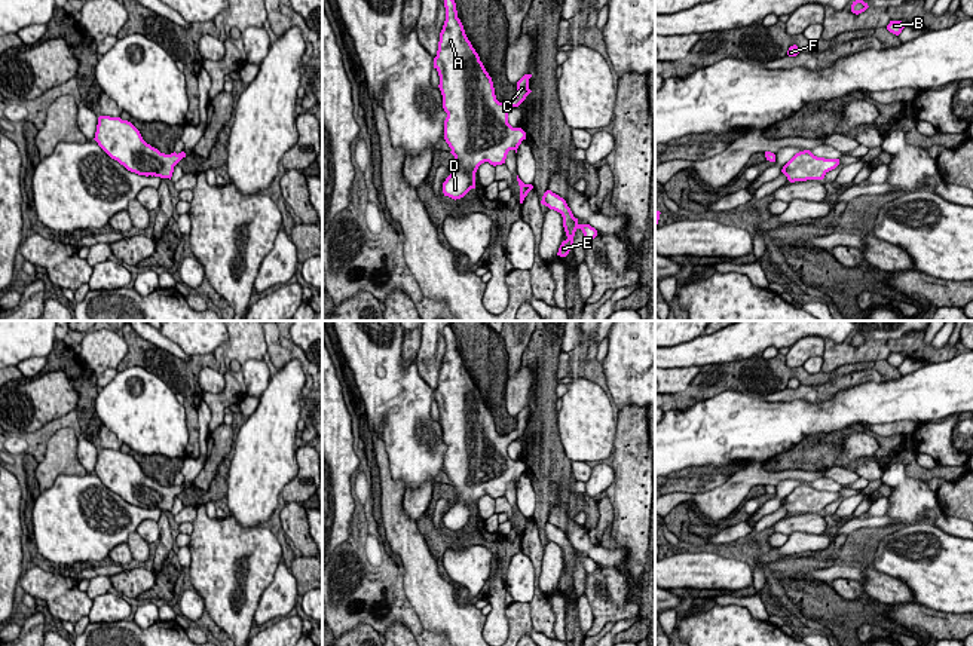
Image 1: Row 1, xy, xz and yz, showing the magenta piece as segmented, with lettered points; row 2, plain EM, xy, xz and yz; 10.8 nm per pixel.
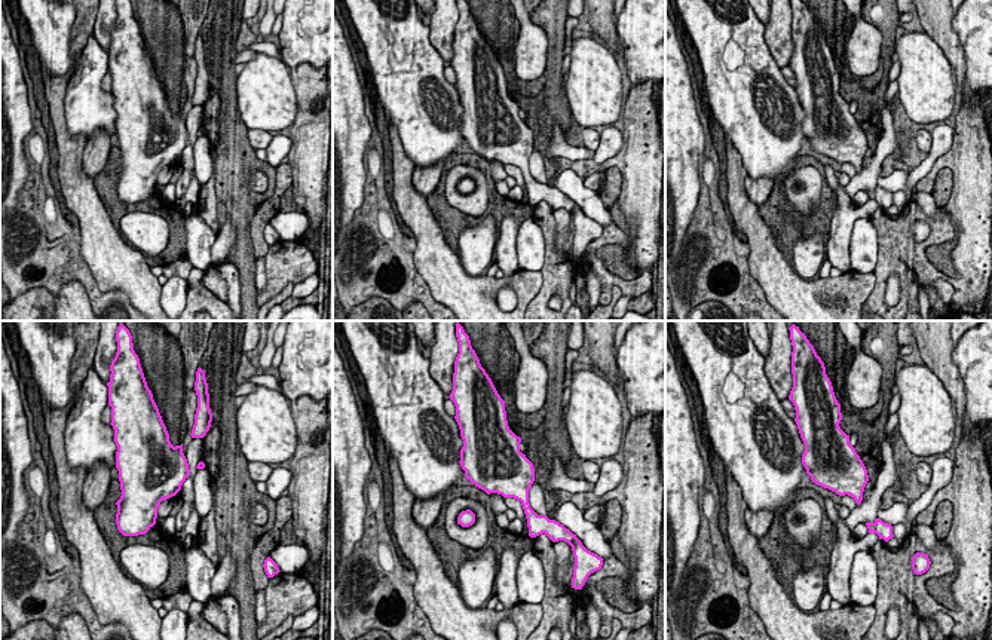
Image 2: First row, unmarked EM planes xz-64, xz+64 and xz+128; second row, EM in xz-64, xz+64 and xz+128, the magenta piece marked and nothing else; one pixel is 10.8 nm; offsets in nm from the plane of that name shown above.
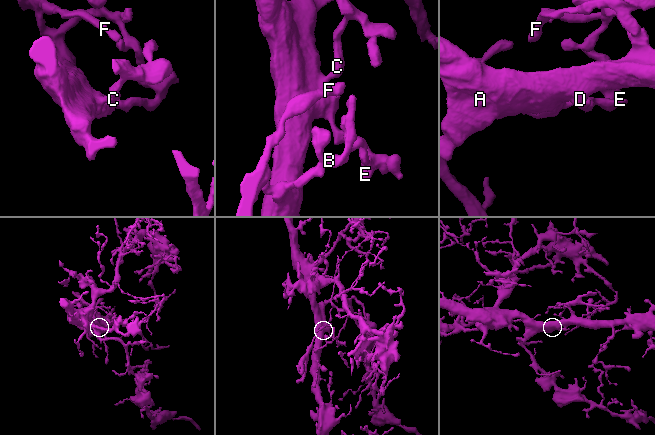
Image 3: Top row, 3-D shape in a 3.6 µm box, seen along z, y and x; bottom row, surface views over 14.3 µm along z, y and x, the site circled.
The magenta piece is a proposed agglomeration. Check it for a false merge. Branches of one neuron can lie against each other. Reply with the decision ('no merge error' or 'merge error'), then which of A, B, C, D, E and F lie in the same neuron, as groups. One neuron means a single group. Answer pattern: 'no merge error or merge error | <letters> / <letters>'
no merge error | A B C D E F

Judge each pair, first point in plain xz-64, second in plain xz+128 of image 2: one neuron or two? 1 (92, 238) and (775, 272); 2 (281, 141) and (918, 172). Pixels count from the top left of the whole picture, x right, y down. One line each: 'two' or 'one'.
1: one
2: one

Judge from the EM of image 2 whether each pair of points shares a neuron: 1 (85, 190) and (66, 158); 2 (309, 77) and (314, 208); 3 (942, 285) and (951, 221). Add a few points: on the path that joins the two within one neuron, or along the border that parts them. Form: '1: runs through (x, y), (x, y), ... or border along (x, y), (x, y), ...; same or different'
1: runs through (77, 183), (70, 174), (70, 165); same
2: runs through (308, 110), (309, 175); same
3: border along (936, 278), (931, 288), (949, 305); different

